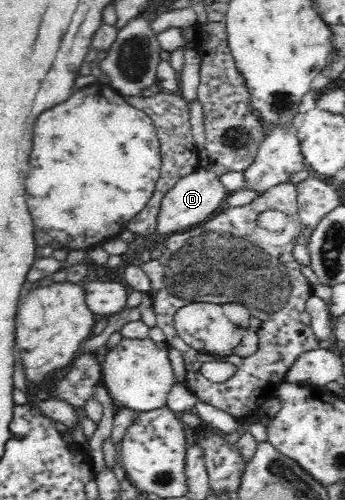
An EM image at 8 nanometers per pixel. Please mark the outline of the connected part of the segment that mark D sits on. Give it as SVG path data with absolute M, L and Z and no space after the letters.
M198 165L193 173L182 177L164 195L157 217L156 230L161 234L171 234L191 228L200 221L205 221L219 208L223 199L227 197L227 191L219 174L210 167L203 168Z

